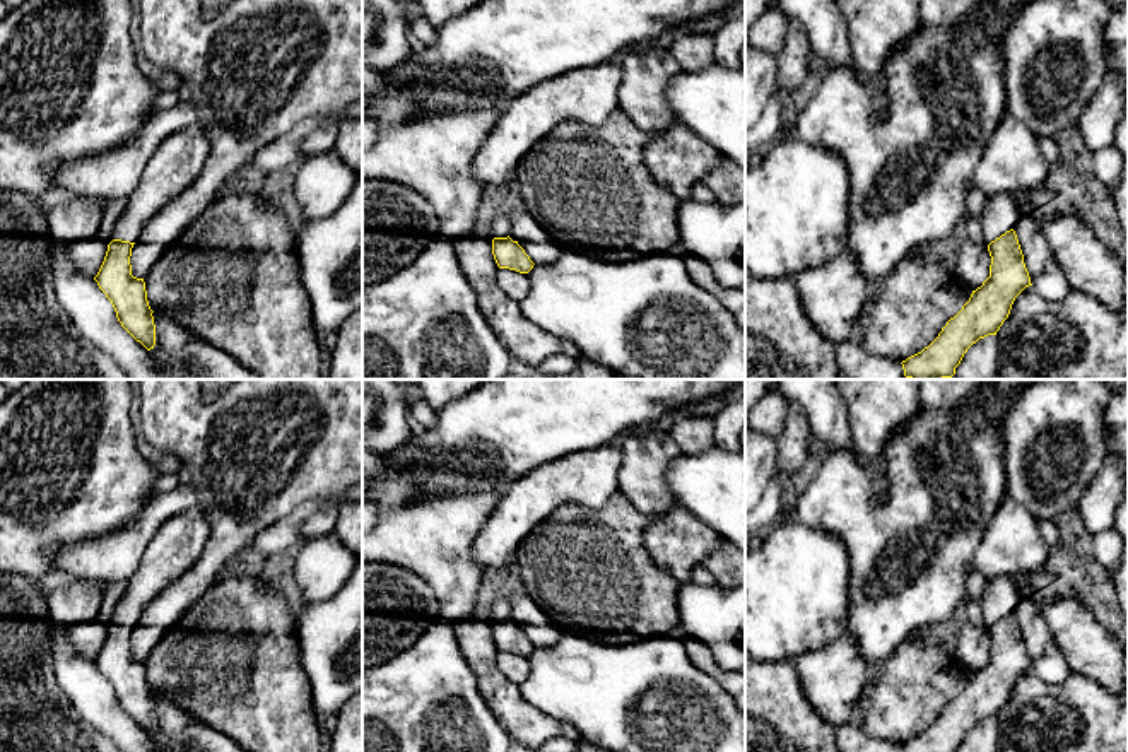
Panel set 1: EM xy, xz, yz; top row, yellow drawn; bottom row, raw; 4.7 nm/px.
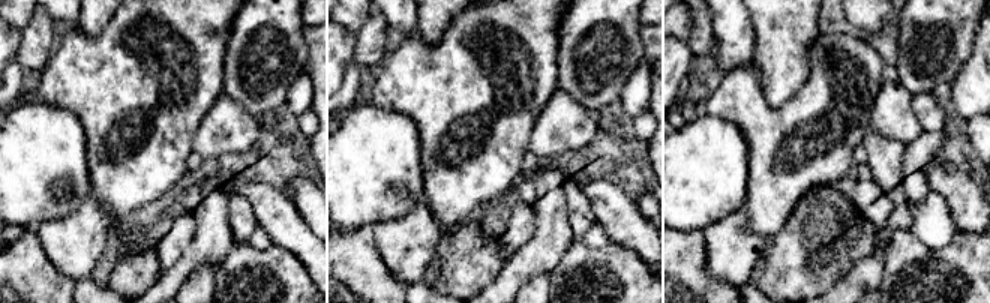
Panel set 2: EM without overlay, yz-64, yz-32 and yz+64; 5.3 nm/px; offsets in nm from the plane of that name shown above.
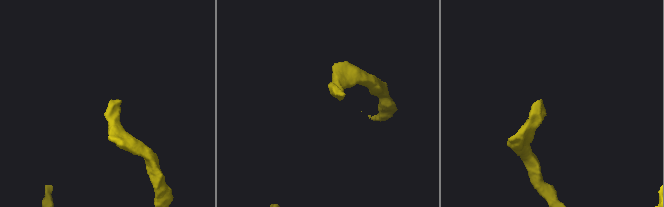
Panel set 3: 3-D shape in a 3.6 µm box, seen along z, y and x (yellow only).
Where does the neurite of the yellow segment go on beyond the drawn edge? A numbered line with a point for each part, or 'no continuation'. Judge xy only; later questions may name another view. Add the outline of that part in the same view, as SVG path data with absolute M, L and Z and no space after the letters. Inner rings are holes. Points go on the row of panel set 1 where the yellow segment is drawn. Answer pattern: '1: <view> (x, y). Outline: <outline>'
1: xy (176, 163). Outline: M197 121L171 133L147 162L137 188L126 198L113 239L135 243L149 220L190 186L210 154L210 140Z

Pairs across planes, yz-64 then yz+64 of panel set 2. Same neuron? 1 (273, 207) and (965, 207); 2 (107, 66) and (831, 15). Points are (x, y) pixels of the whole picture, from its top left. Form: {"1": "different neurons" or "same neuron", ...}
{"1": "same neuron", "2": "different neurons"}

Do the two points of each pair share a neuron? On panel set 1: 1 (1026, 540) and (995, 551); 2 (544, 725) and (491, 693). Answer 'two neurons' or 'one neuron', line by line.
1: one neuron
2: one neuron

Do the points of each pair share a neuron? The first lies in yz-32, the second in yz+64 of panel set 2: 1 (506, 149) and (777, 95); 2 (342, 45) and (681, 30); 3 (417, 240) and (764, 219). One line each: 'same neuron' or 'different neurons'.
1: different neurons
2: different neurons
3: different neurons

